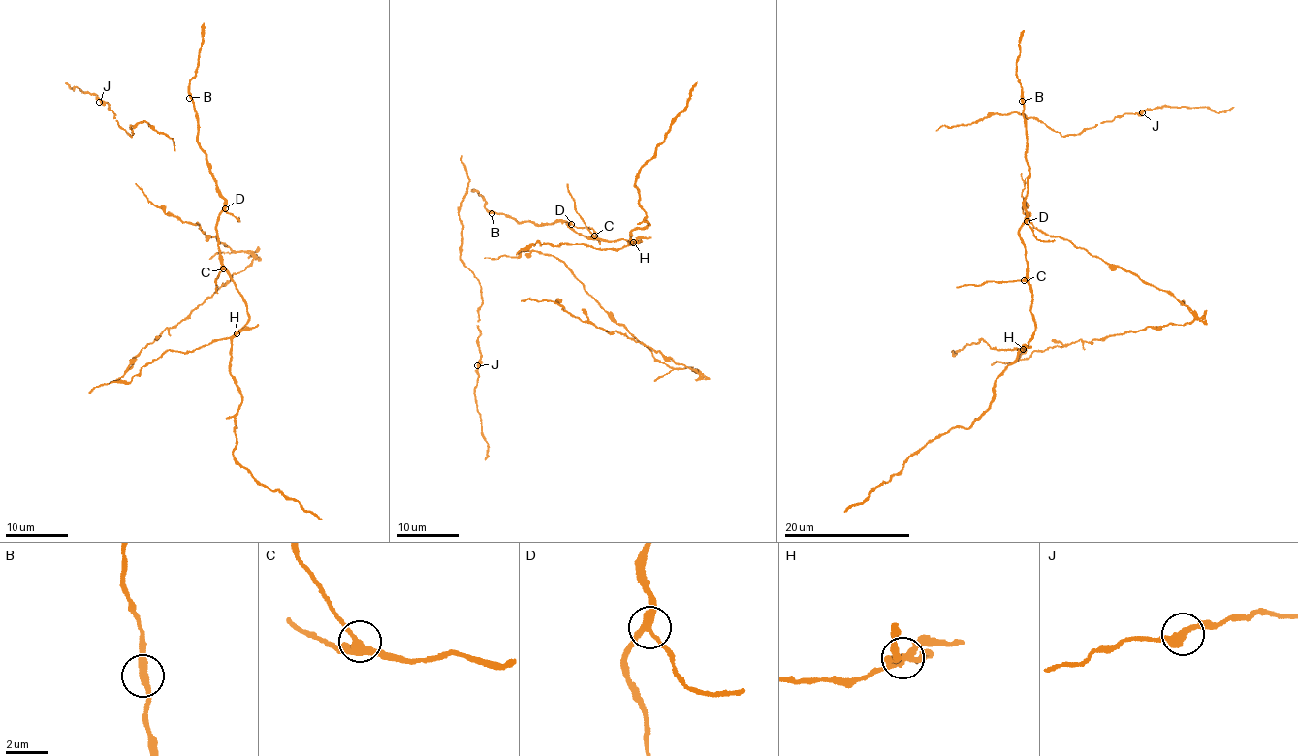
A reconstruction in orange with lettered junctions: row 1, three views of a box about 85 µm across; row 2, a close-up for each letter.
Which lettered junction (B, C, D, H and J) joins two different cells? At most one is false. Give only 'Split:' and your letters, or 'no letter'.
Split: H

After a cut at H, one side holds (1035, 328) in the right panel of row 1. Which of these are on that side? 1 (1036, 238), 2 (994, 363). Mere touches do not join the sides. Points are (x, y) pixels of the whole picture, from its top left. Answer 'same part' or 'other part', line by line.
1: same part
2: other part

